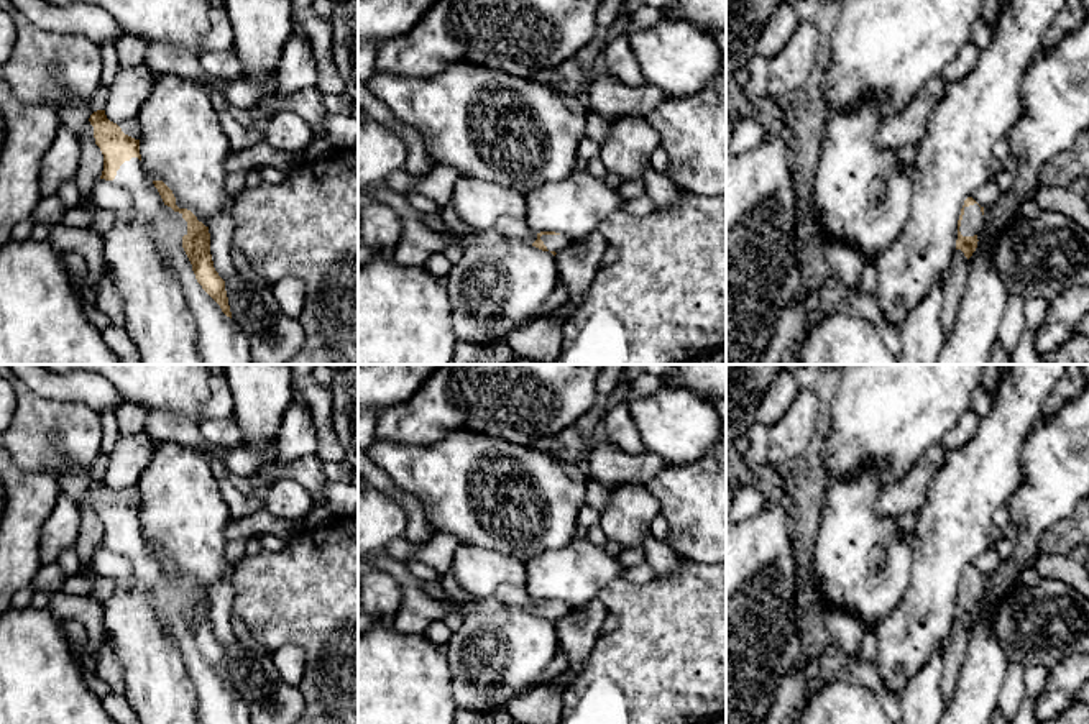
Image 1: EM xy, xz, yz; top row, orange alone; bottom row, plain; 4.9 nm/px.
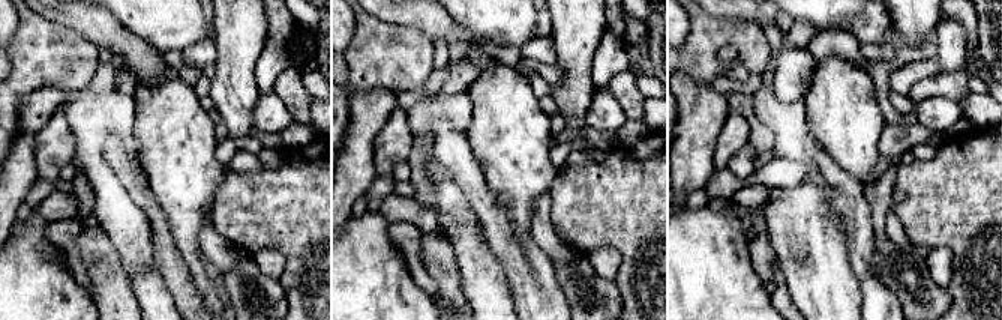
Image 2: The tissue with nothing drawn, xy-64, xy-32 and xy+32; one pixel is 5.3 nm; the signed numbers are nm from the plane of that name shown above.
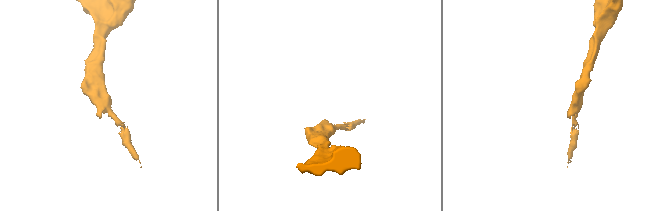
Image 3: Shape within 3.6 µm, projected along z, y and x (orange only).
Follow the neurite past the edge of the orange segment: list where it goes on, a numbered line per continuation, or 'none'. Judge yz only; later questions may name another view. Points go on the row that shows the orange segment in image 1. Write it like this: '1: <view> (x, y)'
1: yz (971, 224)

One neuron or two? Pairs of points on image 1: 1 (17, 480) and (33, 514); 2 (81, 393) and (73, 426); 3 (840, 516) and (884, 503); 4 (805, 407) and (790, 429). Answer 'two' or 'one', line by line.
1: one
2: two
3: two
4: one

